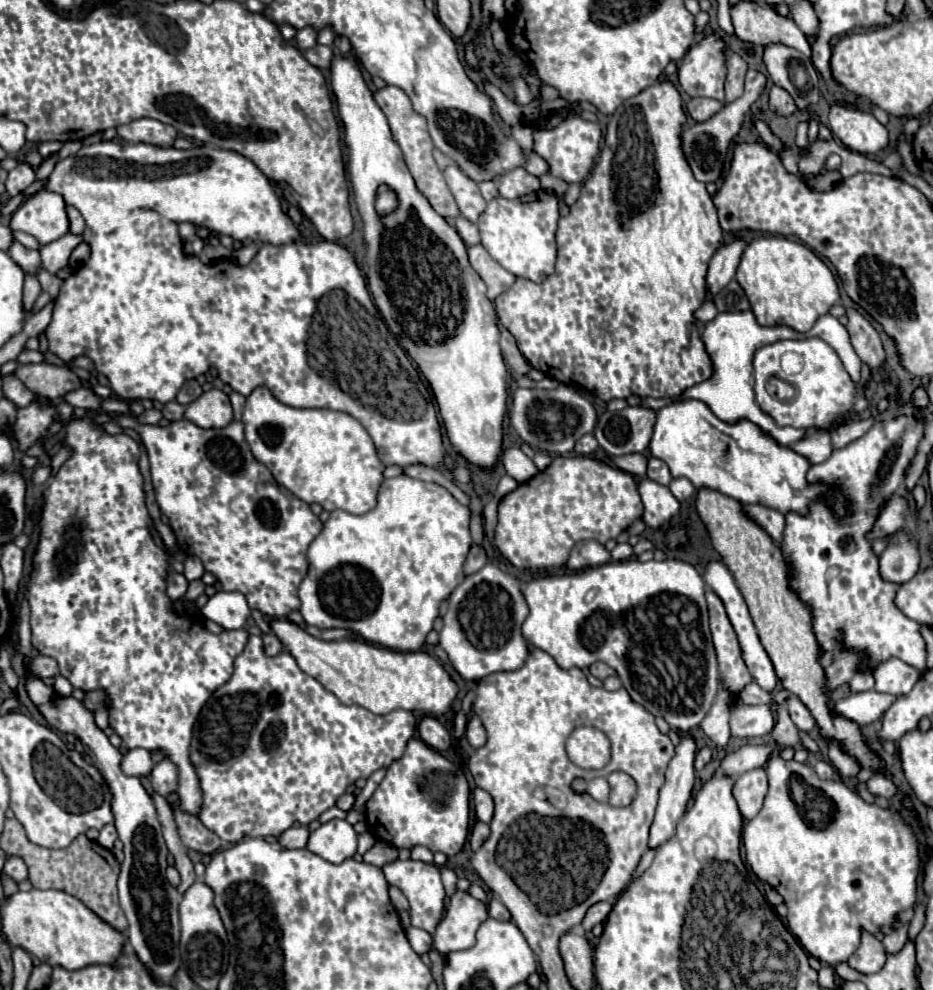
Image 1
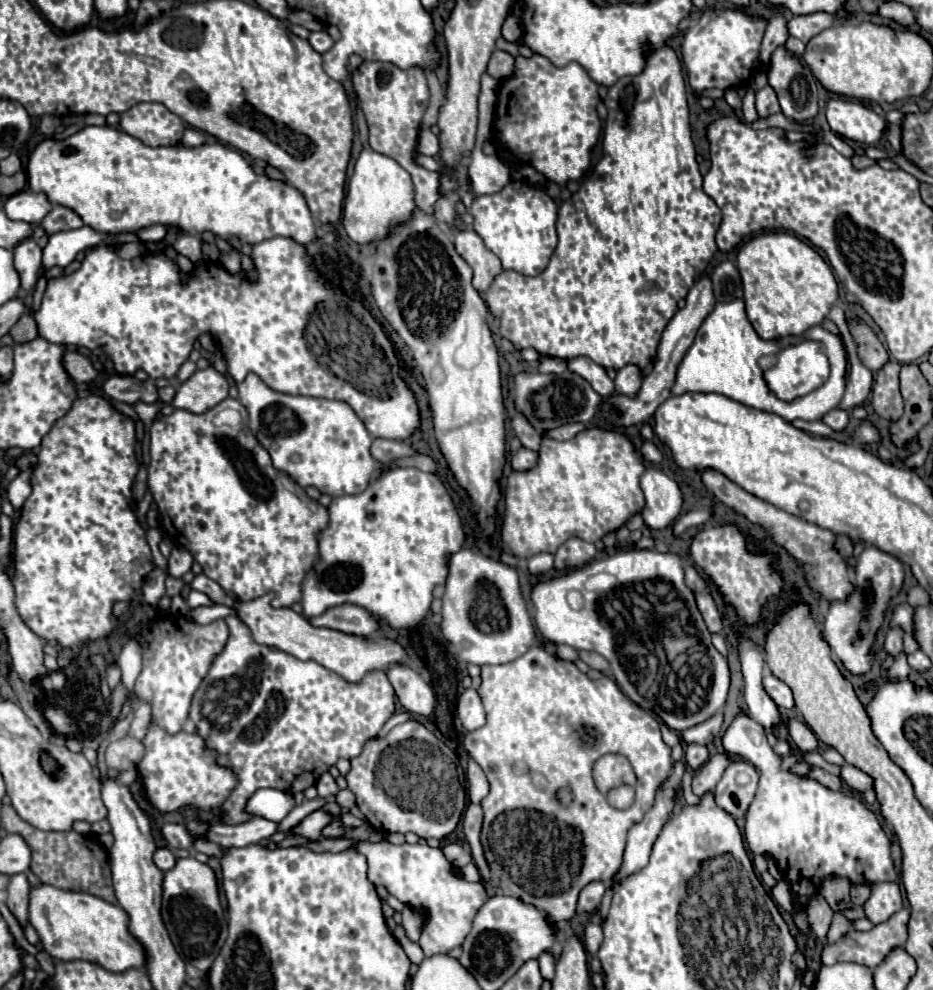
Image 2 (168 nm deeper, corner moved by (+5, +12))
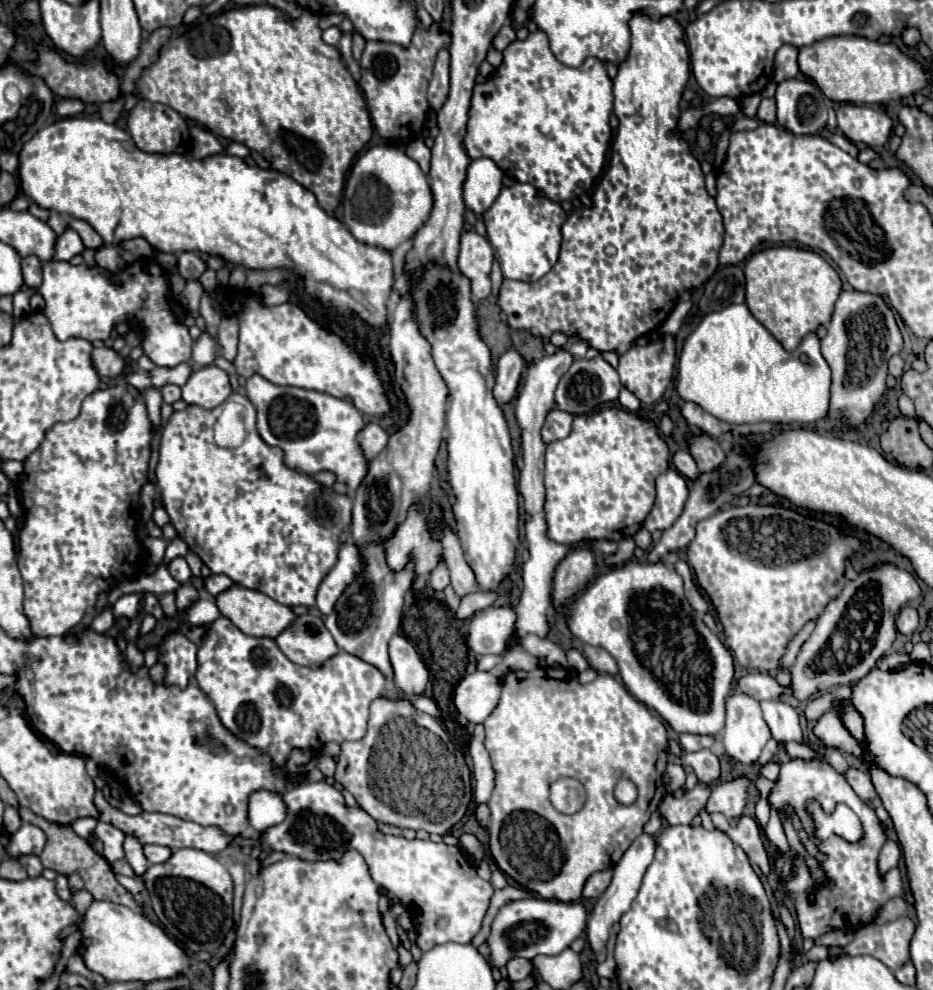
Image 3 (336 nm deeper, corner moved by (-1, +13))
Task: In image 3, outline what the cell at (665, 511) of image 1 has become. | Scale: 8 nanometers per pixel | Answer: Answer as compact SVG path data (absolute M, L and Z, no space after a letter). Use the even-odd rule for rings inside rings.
M670 467L656 479L656 503L644 521L644 527L652 531L668 529L682 513L688 499L688 485L684 477Z

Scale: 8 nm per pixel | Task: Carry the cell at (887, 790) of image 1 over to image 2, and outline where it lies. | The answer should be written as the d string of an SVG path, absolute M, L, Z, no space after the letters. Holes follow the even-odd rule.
M844 764L842 766L842 774L840 778L856 792L864 792L864 790L870 790L874 786L874 778L864 774L860 768L856 766L850 766L850 764Z

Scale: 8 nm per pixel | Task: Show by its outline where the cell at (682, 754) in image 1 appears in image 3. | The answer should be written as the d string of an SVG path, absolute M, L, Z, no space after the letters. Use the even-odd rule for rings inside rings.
M640 835L634 839L634 843L626 849L626 853L622 855L622 859L616 863L614 867L614 877L612 877L612 883L608 885L606 893L602 893L602 897L598 899L598 903L594 905L592 909L592 915L588 919L588 927L586 927L586 935L588 935L588 943L590 943L590 949L594 953L600 953L606 943L608 943L608 937L610 937L610 929L616 921L620 921L622 913L626 913L626 909L630 909L630 903L634 901L638 889L640 889L640 883L642 883L642 877L646 873L646 867L652 863L654 859L654 849L656 849L656 841L652 835Z

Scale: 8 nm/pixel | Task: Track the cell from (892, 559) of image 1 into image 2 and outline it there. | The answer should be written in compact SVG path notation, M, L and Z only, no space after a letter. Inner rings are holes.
M866 546L856 560L856 592L846 602L832 602L822 626L822 636L830 644L834 656L844 662L852 674L866 674L872 664L870 648L876 630L884 622L884 612L892 596L900 592L904 584L904 564L876 546Z

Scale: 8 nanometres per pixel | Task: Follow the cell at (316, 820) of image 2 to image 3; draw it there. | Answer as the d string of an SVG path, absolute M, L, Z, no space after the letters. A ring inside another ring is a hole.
M326 781L304 783L284 793L286 817L282 823L266 827L258 841L262 847L282 851L304 861L338 861L348 849L362 853L372 879L386 887L416 919L416 945L428 951L436 945L454 941L470 943L482 927L494 887L478 877L474 863L460 847L384 835L376 821L360 807L346 807L344 797Z

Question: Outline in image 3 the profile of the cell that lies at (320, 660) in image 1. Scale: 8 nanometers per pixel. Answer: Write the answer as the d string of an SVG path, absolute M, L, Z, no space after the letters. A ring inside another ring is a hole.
M236 585L218 593L214 597L214 601L216 601L216 607L218 607L222 617L228 617L242 633L252 635L252 637L276 637L296 617L286 605L280 605L278 601L266 597L264 593L258 593L258 591L246 589L246 587L236 587Z

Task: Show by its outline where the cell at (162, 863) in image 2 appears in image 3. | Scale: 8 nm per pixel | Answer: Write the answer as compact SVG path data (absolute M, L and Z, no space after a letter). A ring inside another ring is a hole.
M144 845L142 849L146 853L148 863L164 863L172 855L172 851L168 847L162 847L162 845Z

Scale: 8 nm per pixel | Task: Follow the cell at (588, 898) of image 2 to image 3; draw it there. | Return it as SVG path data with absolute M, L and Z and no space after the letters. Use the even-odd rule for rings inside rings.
M604 869L604 871L598 871L598 873L592 873L584 885L584 891L582 895L586 899L592 899L592 897L600 897L606 887L610 885L610 879L612 879L612 869Z

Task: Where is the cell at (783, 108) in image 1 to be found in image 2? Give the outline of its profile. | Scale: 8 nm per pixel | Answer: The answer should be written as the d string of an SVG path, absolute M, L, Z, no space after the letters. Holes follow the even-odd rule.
M764 86L764 88L756 94L756 110L758 110L760 118L780 112L778 96L776 96L776 92L772 90L772 86Z

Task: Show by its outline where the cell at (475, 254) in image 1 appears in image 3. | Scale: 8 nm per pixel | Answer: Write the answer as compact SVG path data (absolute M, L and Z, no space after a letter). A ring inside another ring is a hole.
M464 231L460 241L458 269L470 279L472 295L476 299L490 297L490 265L494 261L494 249L476 231Z

